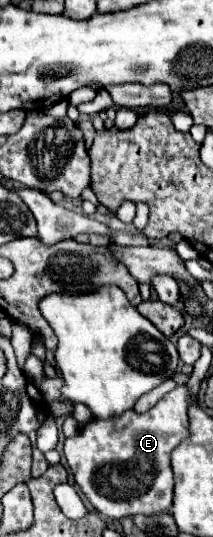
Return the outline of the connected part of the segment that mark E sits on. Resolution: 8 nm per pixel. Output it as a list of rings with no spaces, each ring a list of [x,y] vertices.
[[[176,386],[170,394],[166,394],[152,410],[144,414],[136,414],[134,410],[124,412],[122,416],[110,420],[90,420],[80,428],[80,432],[64,442],[64,456],[74,474],[74,480],[82,494],[90,500],[90,504],[104,518],[124,518],[124,516],[152,516],[172,508],[174,498],[174,480],[170,466],[170,452],[188,436],[188,406],[190,396],[186,386]]]

